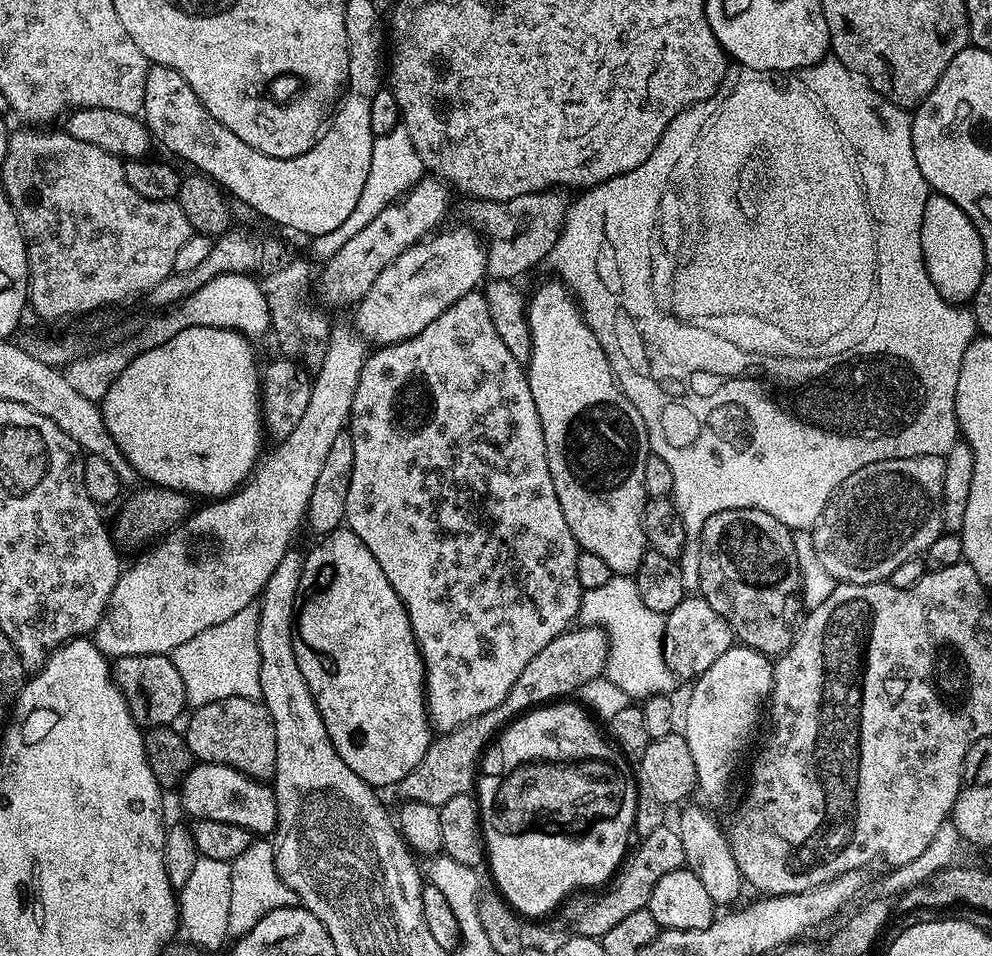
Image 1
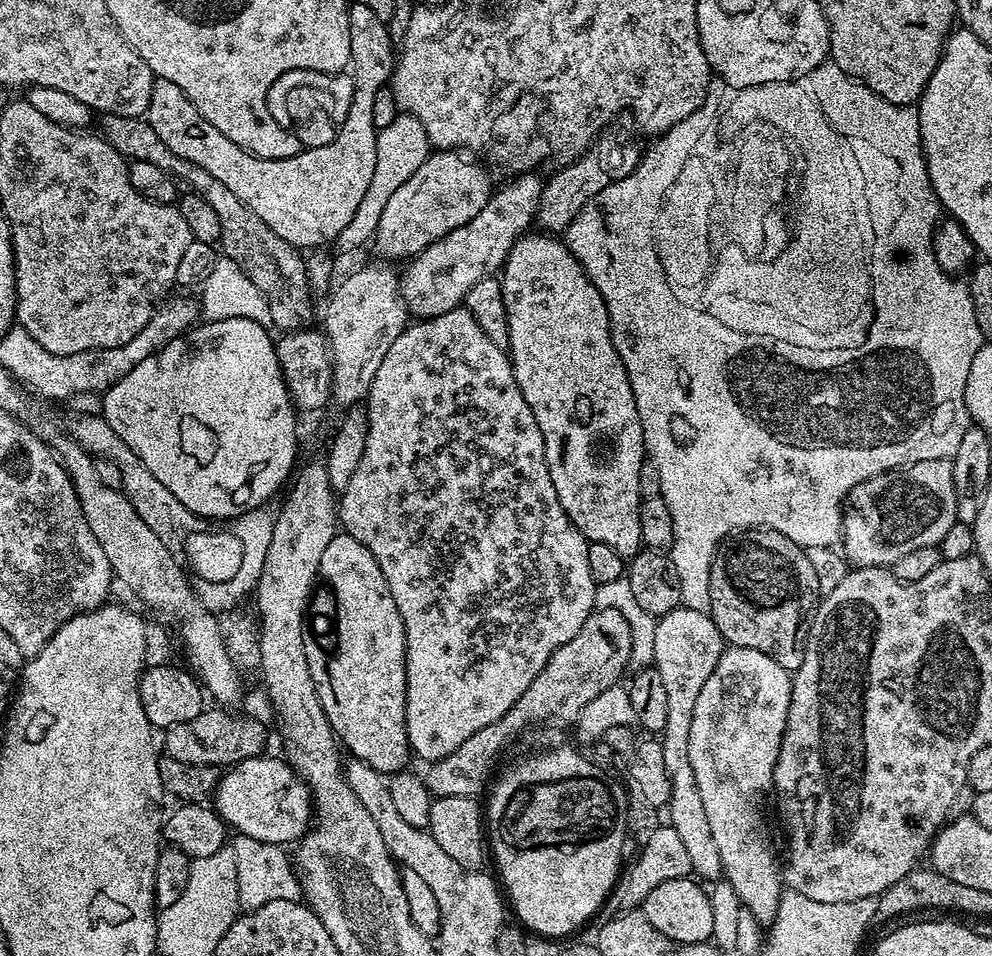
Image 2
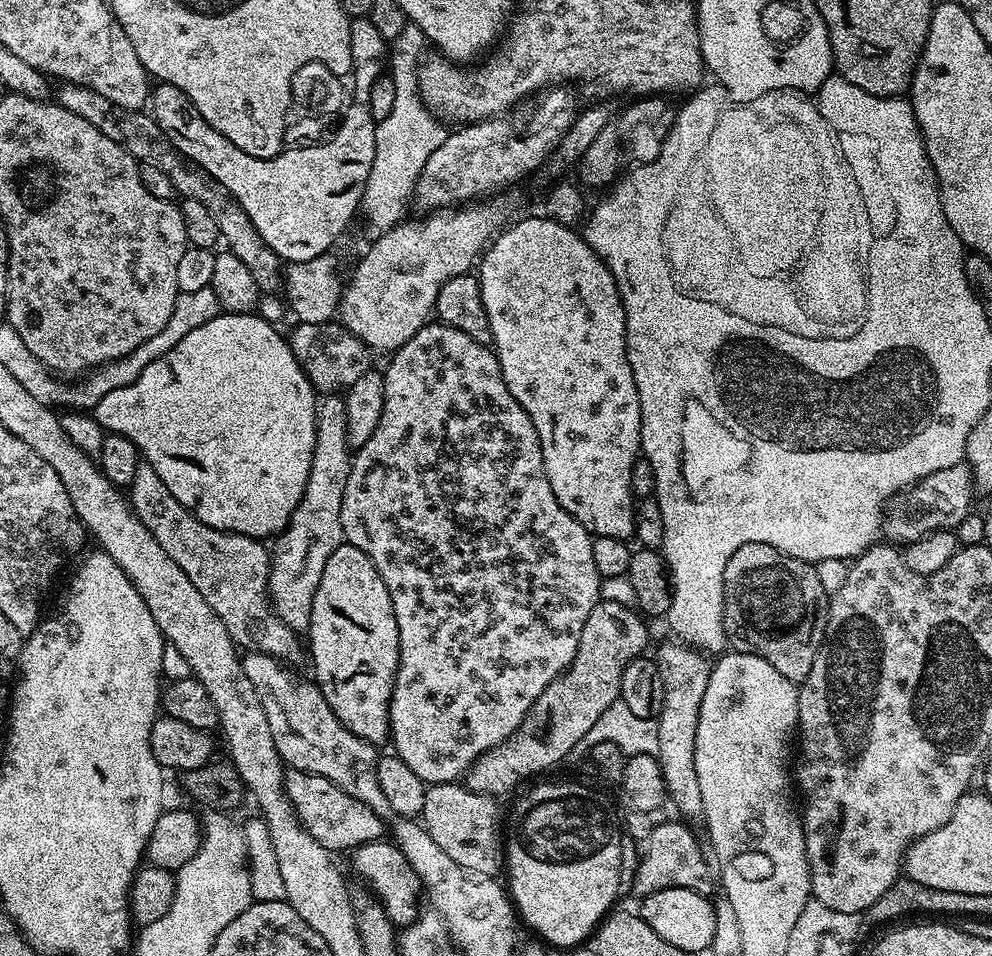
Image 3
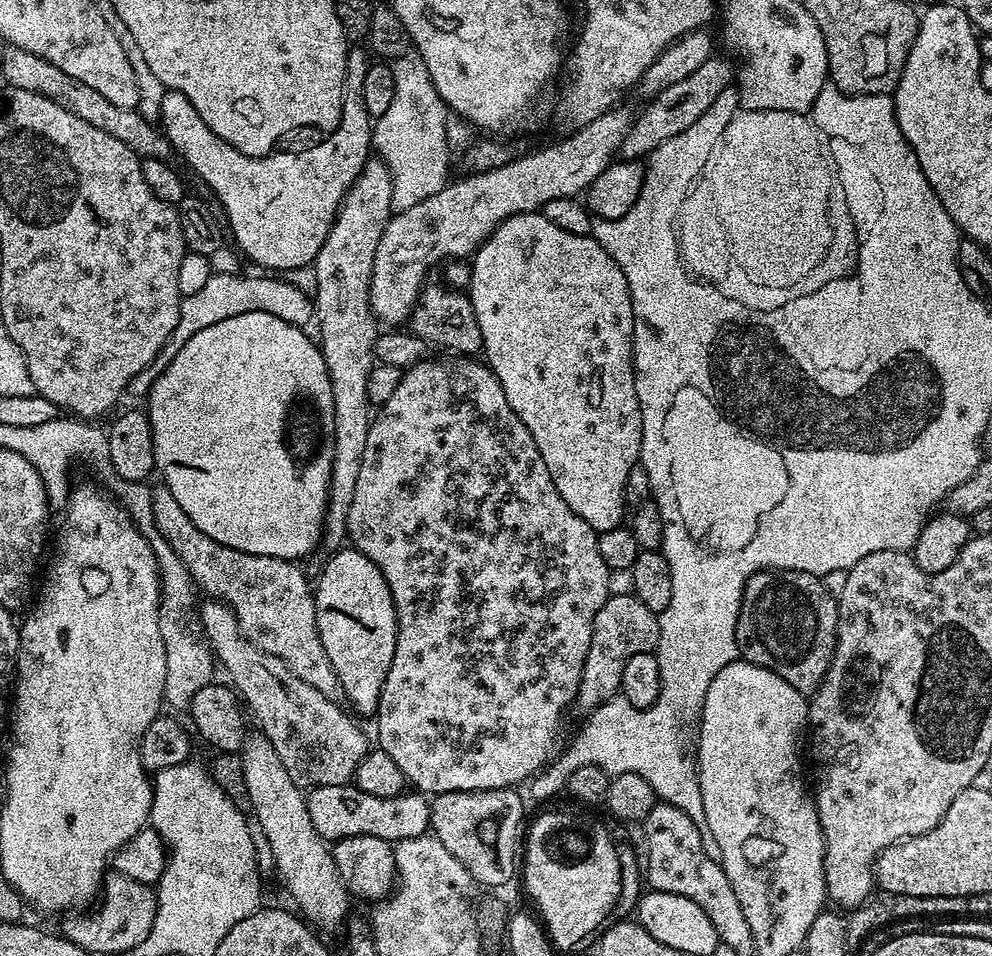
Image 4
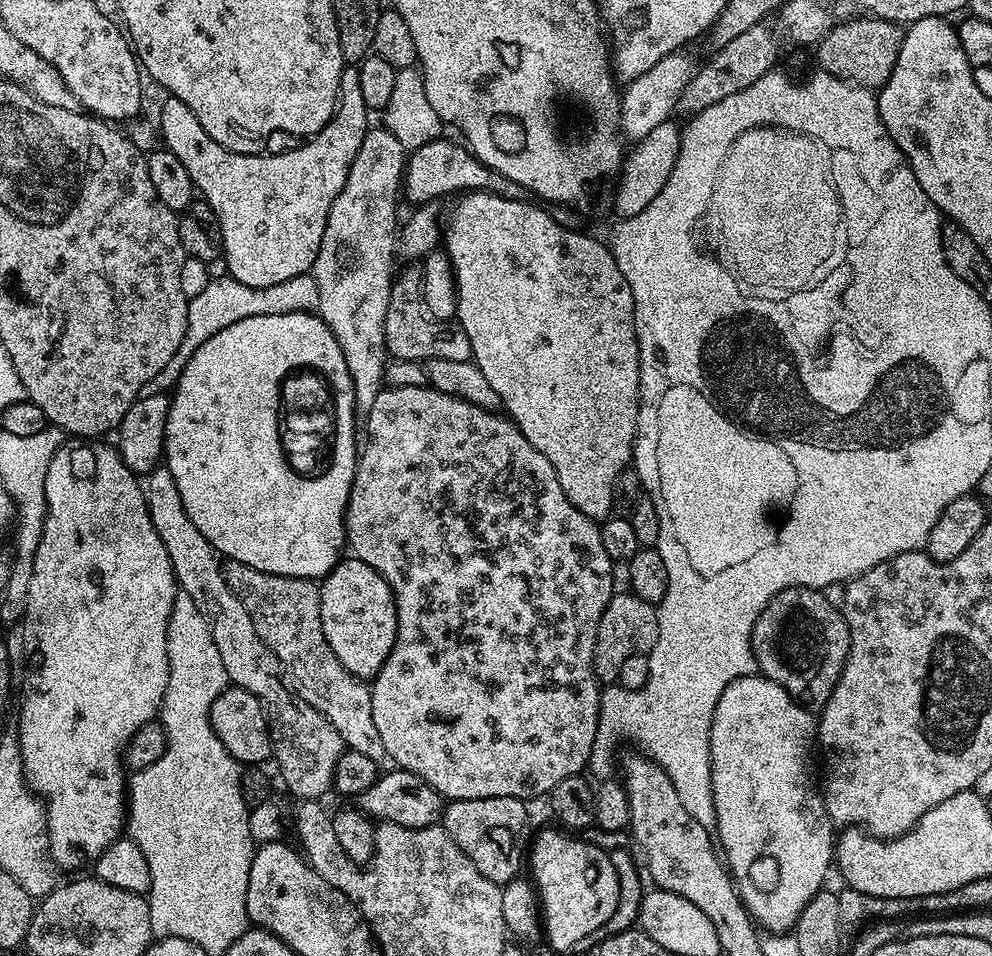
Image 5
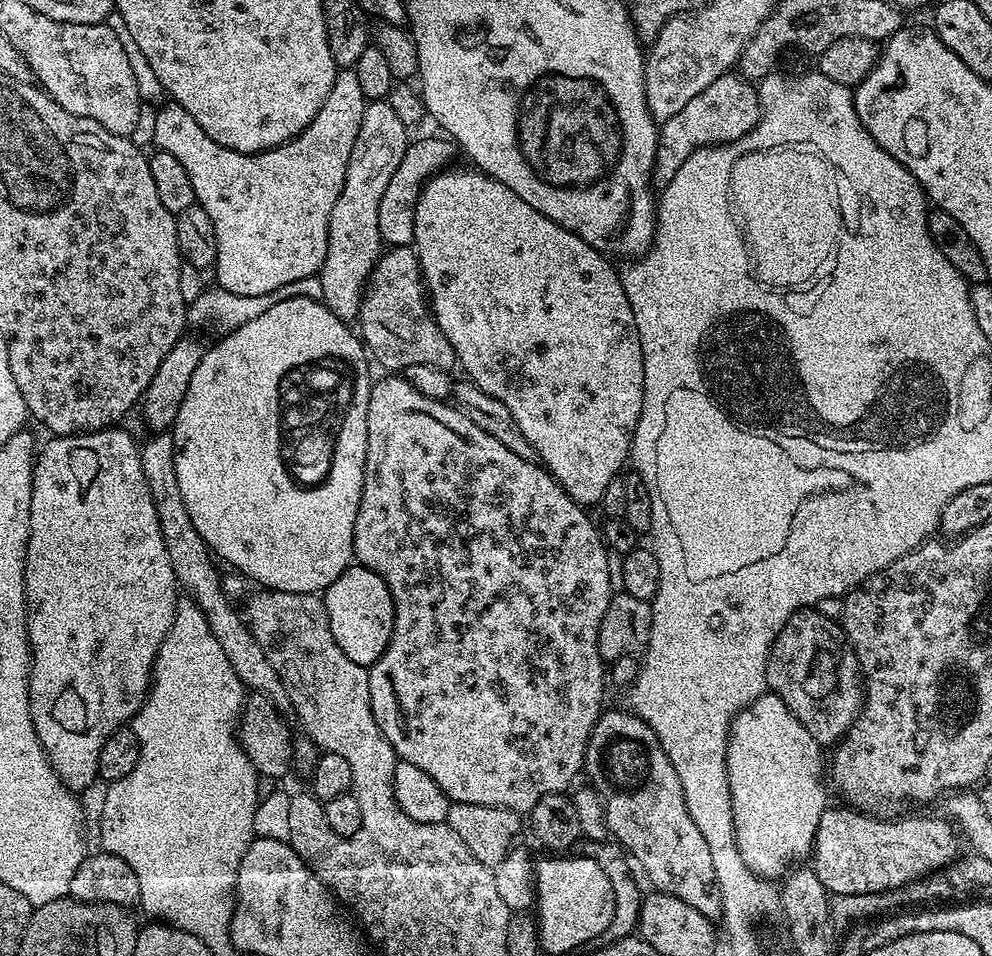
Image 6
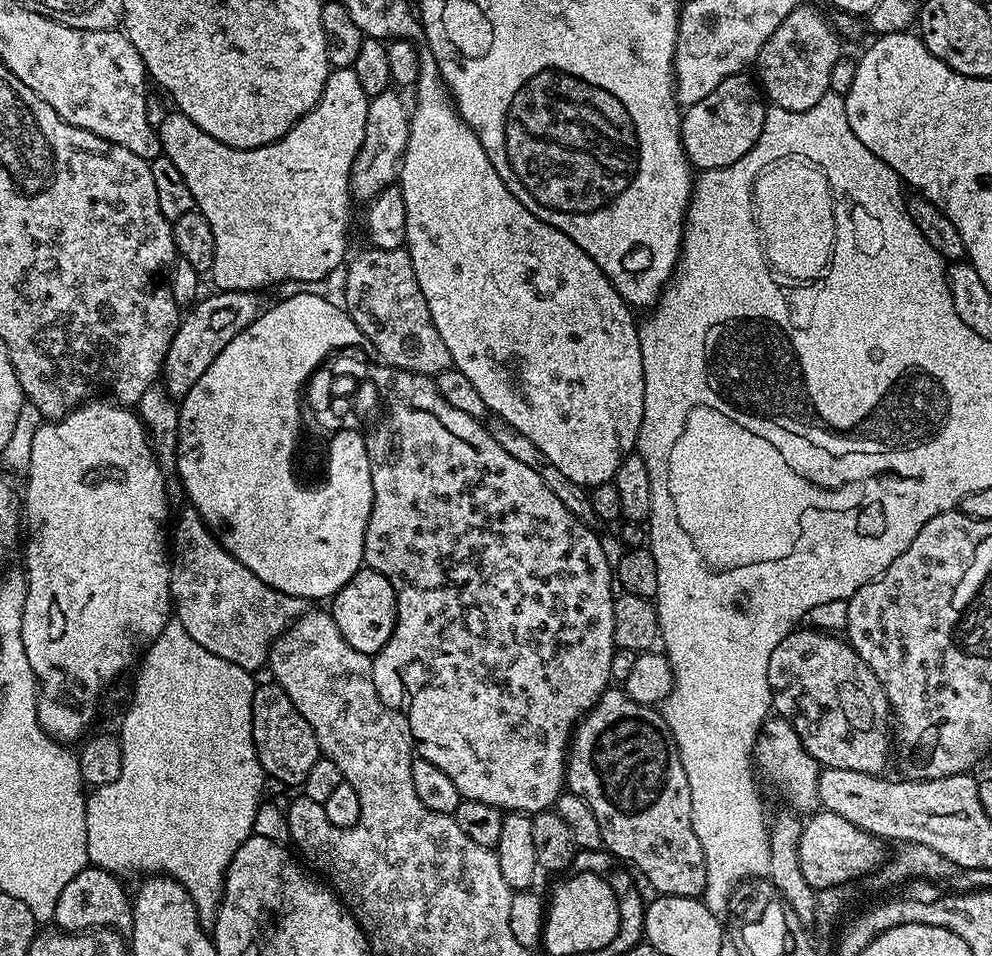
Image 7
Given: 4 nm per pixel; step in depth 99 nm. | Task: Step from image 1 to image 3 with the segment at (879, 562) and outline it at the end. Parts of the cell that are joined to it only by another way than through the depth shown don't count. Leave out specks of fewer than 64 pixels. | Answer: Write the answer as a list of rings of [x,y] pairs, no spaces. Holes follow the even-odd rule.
[[[964,462],[946,470],[938,470],[907,489],[907,496],[908,508],[904,504],[893,503],[886,512],[886,532],[894,539],[911,542],[940,529],[955,529],[956,524],[962,522],[962,518],[966,518],[966,514],[973,507],[972,471]]]

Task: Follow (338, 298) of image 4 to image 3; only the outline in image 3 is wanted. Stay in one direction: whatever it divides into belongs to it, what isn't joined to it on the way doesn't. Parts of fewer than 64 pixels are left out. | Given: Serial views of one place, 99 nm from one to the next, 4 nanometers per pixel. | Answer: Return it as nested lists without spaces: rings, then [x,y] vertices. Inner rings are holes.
[[[328,394],[316,405],[316,442],[310,478],[306,478],[306,490],[283,532],[275,537],[276,549],[270,552],[272,569],[268,575],[268,594],[272,597],[272,608],[286,626],[296,633],[303,633],[310,626],[310,610],[314,606],[314,594],[318,590],[318,582],[322,582],[322,570],[326,570],[326,562],[340,544],[345,543],[342,530],[342,500],[346,494],[346,480],[350,478],[353,449],[348,447],[348,419],[346,418],[345,397],[340,394]]]

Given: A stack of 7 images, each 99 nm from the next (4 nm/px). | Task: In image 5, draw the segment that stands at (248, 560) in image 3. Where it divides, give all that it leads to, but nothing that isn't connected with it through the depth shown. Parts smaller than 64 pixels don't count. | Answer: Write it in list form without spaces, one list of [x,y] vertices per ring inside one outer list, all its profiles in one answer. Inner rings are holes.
[[[228,560],[223,565],[223,569],[230,590],[234,590],[238,602],[246,606],[246,614],[250,614],[250,622],[254,622],[256,637],[282,662],[292,691],[310,706],[314,706],[314,710],[318,710],[332,723],[334,730],[338,730],[338,734],[344,739],[345,749],[366,754],[372,760],[379,761],[384,756],[384,747],[382,738],[378,738],[378,726],[374,726],[372,689],[365,681],[350,674],[350,670],[346,670],[342,662],[338,662],[334,650],[330,650],[330,642],[326,642],[326,634],[322,630],[320,584],[314,580],[266,574],[237,560]]]

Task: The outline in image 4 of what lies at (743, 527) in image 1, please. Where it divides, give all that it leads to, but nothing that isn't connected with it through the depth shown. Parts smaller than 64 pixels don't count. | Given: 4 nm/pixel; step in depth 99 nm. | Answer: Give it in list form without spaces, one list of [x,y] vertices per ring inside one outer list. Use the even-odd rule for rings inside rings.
[[[761,570],[753,572],[744,584],[740,617],[736,620],[736,642],[739,655],[749,664],[757,664],[778,678],[786,678],[794,690],[811,697],[824,680],[836,649],[836,627],[840,625],[838,600],[827,593],[821,577],[794,570]]]

